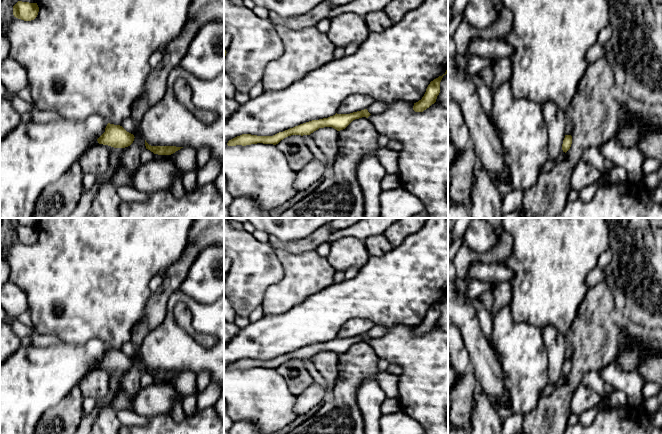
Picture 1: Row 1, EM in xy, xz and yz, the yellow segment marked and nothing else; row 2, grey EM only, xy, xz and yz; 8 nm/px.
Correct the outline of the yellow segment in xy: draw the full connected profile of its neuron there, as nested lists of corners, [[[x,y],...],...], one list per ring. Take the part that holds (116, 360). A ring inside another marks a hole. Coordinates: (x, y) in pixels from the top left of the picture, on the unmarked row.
[[[108,347],[105,356],[97,363],[99,368],[114,372],[125,372],[134,365],[134,359],[127,356],[122,350]]]

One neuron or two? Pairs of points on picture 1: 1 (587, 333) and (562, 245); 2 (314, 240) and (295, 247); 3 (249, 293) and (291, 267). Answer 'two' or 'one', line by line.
1: two
2: one
3: two

